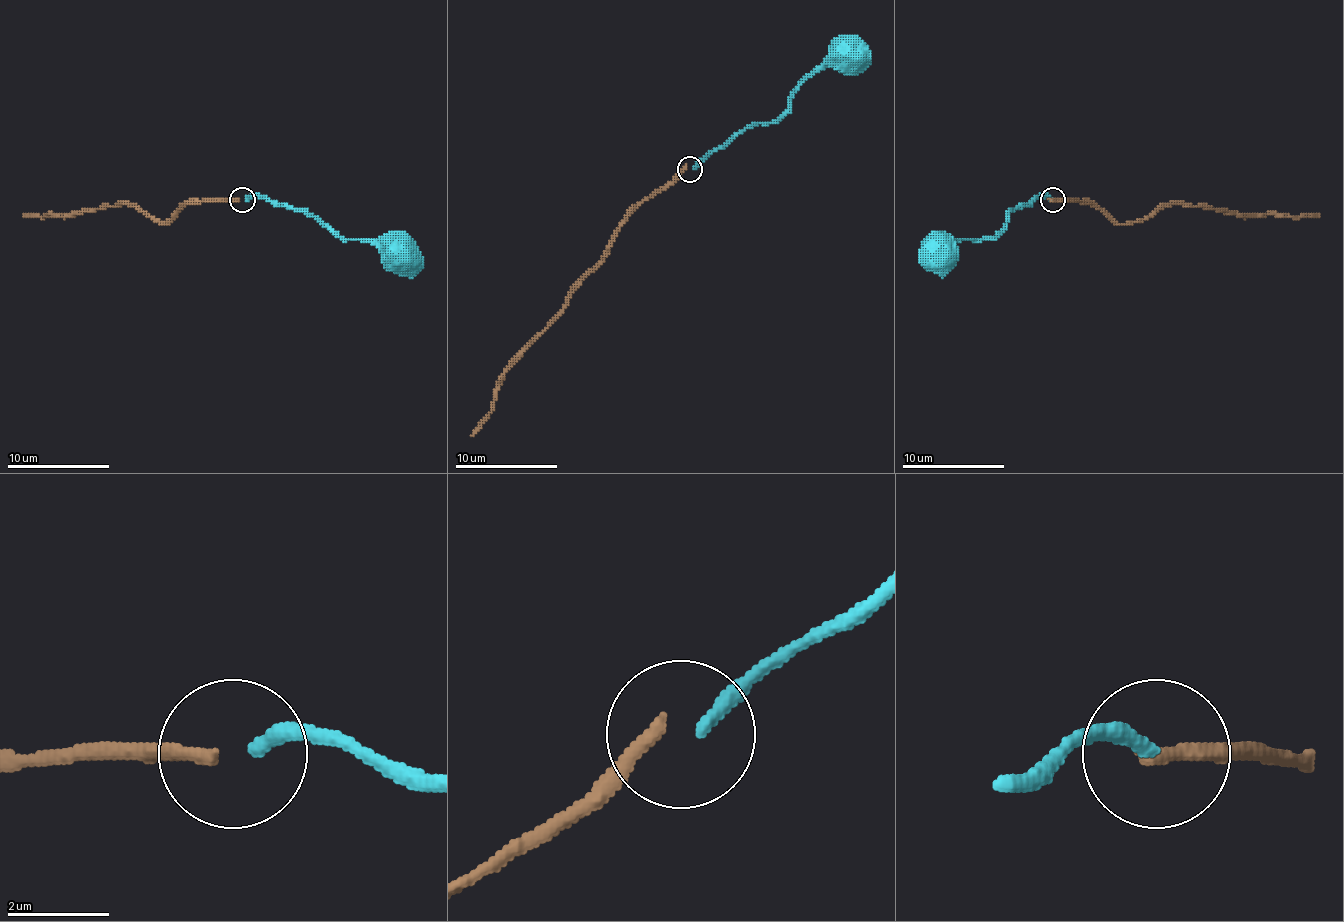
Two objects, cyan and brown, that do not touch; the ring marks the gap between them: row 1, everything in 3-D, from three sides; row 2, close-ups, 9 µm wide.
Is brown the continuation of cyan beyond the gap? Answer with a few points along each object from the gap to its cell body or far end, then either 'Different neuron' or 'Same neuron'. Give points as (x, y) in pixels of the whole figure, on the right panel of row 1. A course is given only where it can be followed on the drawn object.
Course of cyan: (1052, 198), (1040, 196), (1032, 203), (1022, 203), (1006, 216), (1006, 224), (991, 239), (935, 237), (937, 247). Course of brown: (1052, 198), (1091, 201), (1119, 224), (1142, 221), (1173, 203), (1293, 216), (1319, 214). Different neuron

